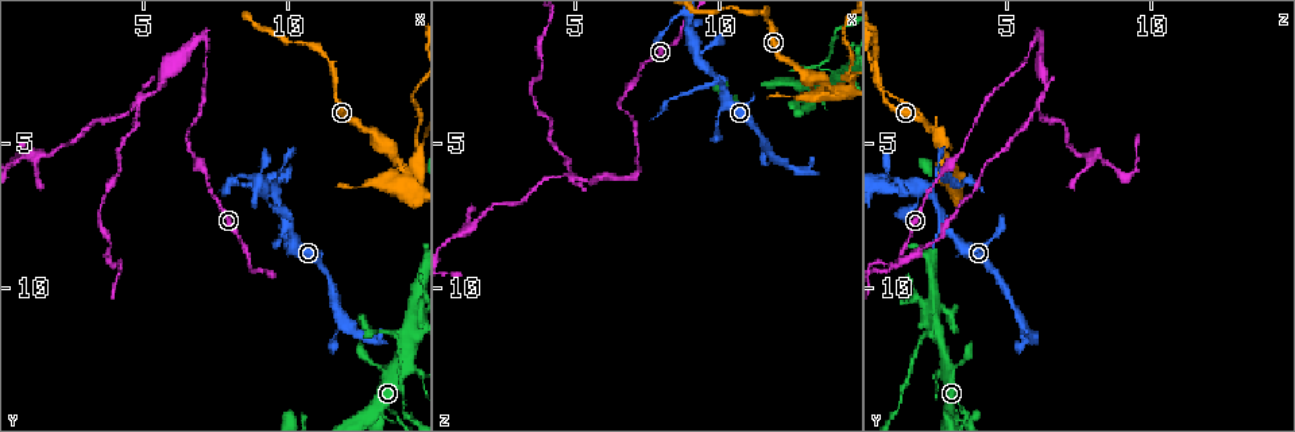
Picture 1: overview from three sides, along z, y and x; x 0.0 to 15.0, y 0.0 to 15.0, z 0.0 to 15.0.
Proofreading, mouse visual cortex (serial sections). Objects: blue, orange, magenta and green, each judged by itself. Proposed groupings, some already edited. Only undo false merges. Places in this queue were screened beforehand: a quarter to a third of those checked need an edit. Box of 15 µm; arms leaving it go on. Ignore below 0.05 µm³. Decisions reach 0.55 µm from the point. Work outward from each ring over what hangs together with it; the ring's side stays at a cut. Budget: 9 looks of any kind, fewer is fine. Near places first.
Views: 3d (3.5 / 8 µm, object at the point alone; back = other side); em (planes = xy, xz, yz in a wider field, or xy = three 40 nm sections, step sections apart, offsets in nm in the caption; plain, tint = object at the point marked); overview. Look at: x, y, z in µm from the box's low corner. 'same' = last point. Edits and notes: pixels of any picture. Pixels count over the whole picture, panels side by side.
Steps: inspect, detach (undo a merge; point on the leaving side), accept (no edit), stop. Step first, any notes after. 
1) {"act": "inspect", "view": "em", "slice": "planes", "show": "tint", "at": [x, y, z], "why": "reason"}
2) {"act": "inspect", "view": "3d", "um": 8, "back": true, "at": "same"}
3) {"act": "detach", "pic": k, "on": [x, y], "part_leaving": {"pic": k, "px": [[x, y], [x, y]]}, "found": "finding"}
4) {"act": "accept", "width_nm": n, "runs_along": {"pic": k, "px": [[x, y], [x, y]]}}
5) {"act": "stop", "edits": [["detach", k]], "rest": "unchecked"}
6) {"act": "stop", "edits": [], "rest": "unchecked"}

{"act": "inspect", "view": "3d", "um": 3.5, "at": [13.6, 11.6, 2.4], "why": "thin neck"}

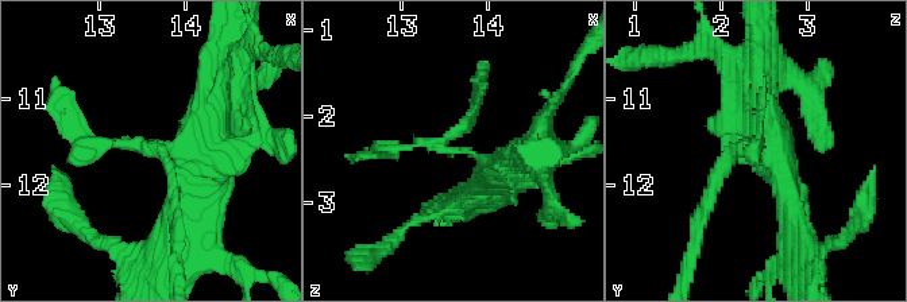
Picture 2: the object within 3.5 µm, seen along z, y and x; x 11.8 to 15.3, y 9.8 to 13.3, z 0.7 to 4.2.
{"act": "inspect", "view": "em", "slice": "xy", "step": 5, "show": "tint", "at": [13.70, 11.60, 2.45], "why": "shape alone is not enough"}

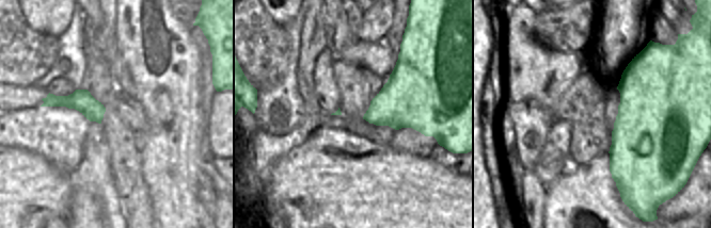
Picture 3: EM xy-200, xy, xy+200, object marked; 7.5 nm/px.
{"act": "detach", "pic": 2, "on": [168, 163], "part_leaving": {"pic": 2, "px": [[168, 150], [176, 212]]}, "found": "a second cell is stuck on"}

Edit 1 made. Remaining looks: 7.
{"act": "inspect", "view": "3d", "um": 8, "at": [9.8, 5.7, 2.6], "why": "sharp bend"}

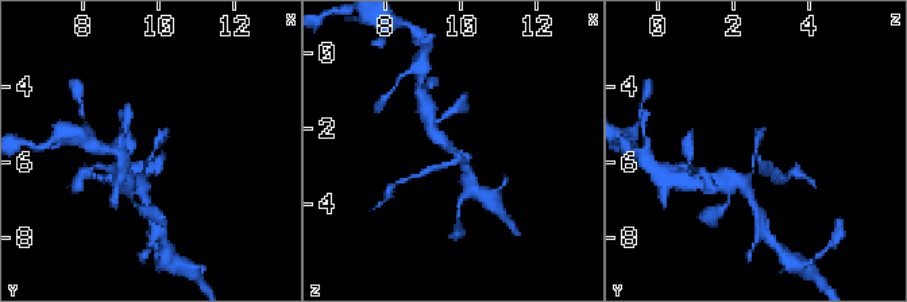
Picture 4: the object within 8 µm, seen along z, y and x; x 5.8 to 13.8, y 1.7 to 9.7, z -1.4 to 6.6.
{"act": "inspect", "view": "3d", "um": 3.5, "at": [9.8, 5.6, 2.6], "why": "closer look"}

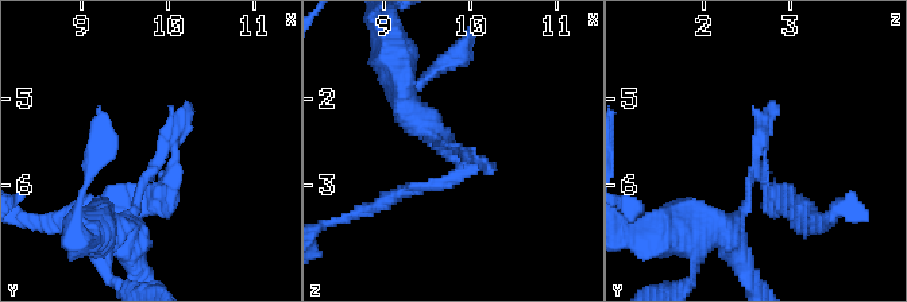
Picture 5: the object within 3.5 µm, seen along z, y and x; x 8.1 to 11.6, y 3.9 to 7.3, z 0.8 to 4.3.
{"act": "detach", "pic": 5, "on": [170, 201], "part_leaving": {"pic": 5, "px": [[764, 158], [767, 188], [806, 216]]}, "found": "a second cell is stuck on"}

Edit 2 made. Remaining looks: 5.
{"act": "inspect", "view": "3d", "um": 8, "at": [7.3, 1.7, 5.9], "why": "a narrow waist"}

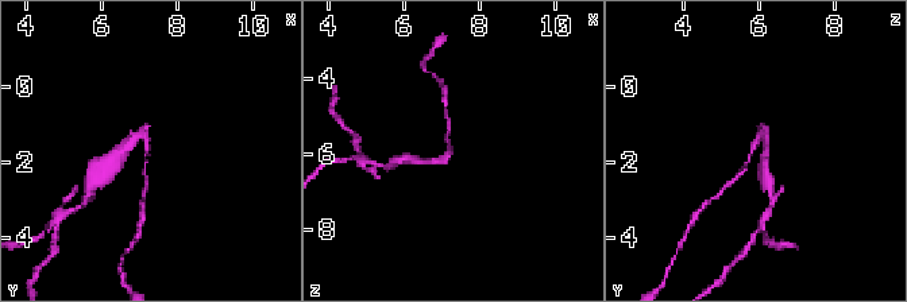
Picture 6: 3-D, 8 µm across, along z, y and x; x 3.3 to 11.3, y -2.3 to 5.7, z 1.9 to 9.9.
{"act": "inspect", "view": "3d", "um": 3.5, "at": [7.1, 1.7, 5.8], "why": "zoom in"}

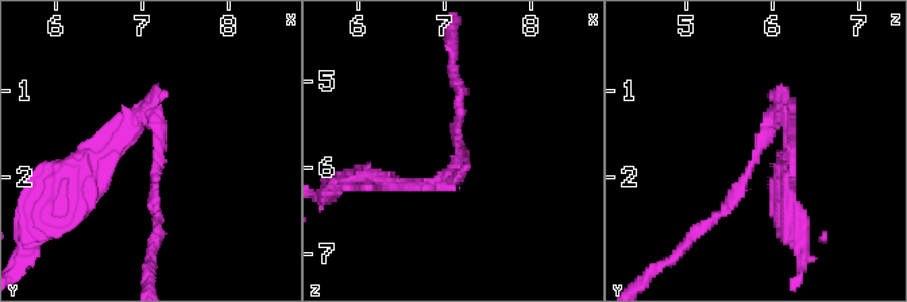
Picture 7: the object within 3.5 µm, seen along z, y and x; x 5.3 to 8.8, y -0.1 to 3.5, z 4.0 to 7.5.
{"act": "inspect", "view": "em", "slice": "xy", "step": 5, "show": "tint", "at": [7.20, 1.70, 5.85]}

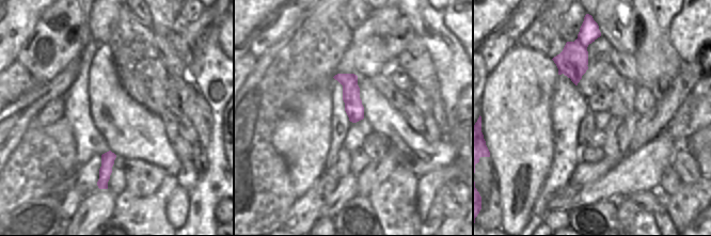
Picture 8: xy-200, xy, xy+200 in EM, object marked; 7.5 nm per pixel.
{"act": "detach", "pic": 7, "on": [410, 186], "part_leaving": {"pic": 7, "px": [[451, 170], [435, 184], [356, 177]]}, "found": "a second cell is stuck on"}

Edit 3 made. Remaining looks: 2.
{"act": "stop", "edits": [["detach", 2], ["detach", 5], ["detach", 7]], "rest": "unchecked"}

